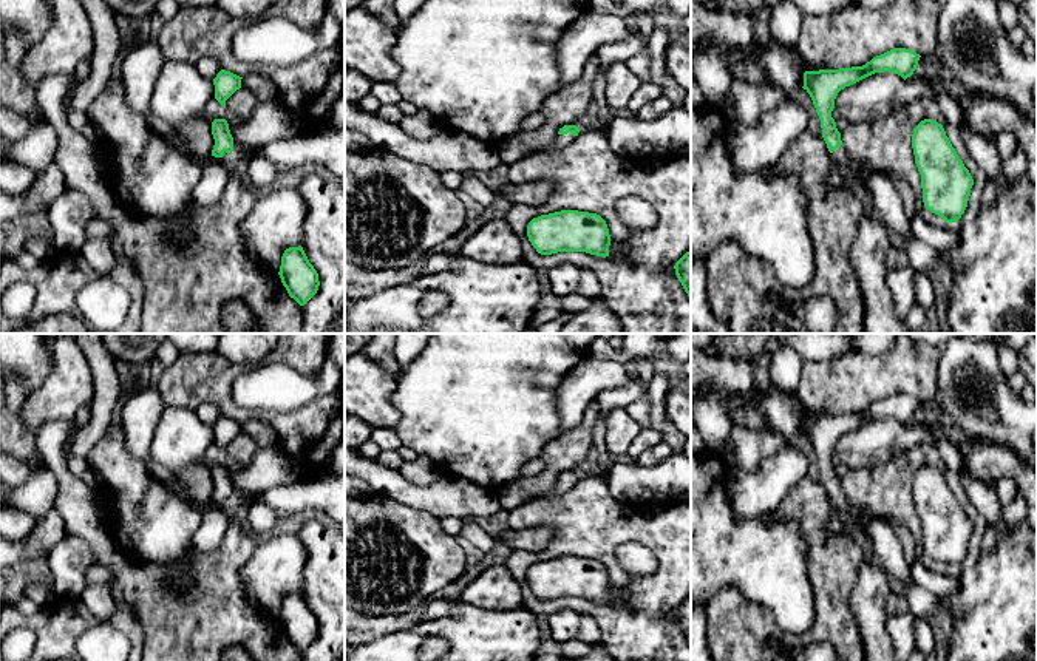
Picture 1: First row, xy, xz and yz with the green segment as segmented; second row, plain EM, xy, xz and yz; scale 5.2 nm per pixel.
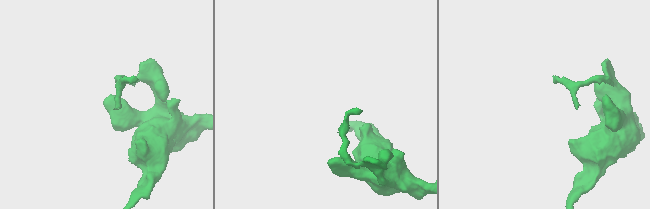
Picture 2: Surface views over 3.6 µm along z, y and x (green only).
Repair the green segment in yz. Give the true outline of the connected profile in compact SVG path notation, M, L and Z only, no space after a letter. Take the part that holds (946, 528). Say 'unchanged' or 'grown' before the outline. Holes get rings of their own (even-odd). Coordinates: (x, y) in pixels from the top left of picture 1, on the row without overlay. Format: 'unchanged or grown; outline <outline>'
unchanged; outline M932 465L921 466L913 474L912 494L921 520L924 553L944 568L957 568L967 553L974 525L943 471Z

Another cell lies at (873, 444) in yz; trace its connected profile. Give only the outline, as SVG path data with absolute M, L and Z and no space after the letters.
M875 419L841 436L835 445L835 454L848 468L886 465L899 451L904 429L906 426L895 419Z

